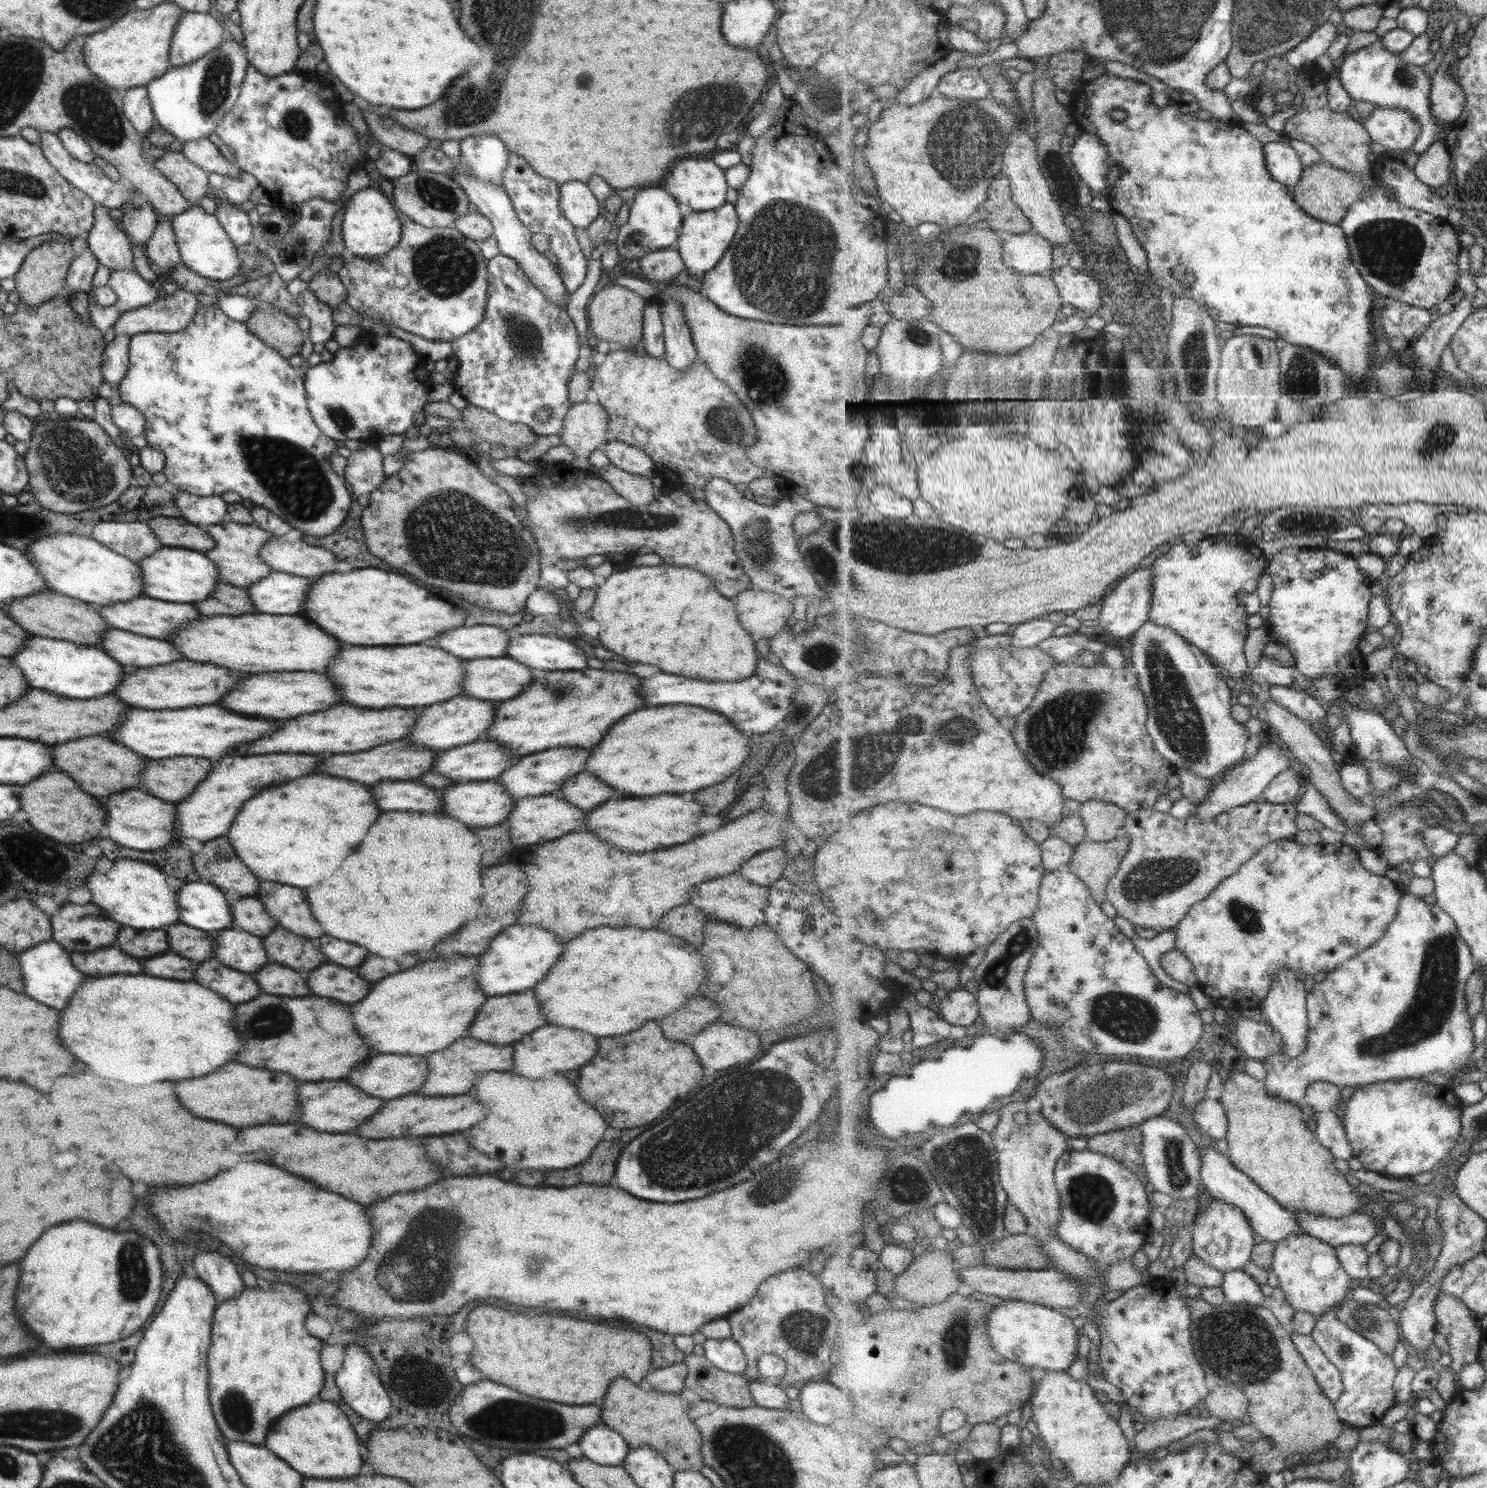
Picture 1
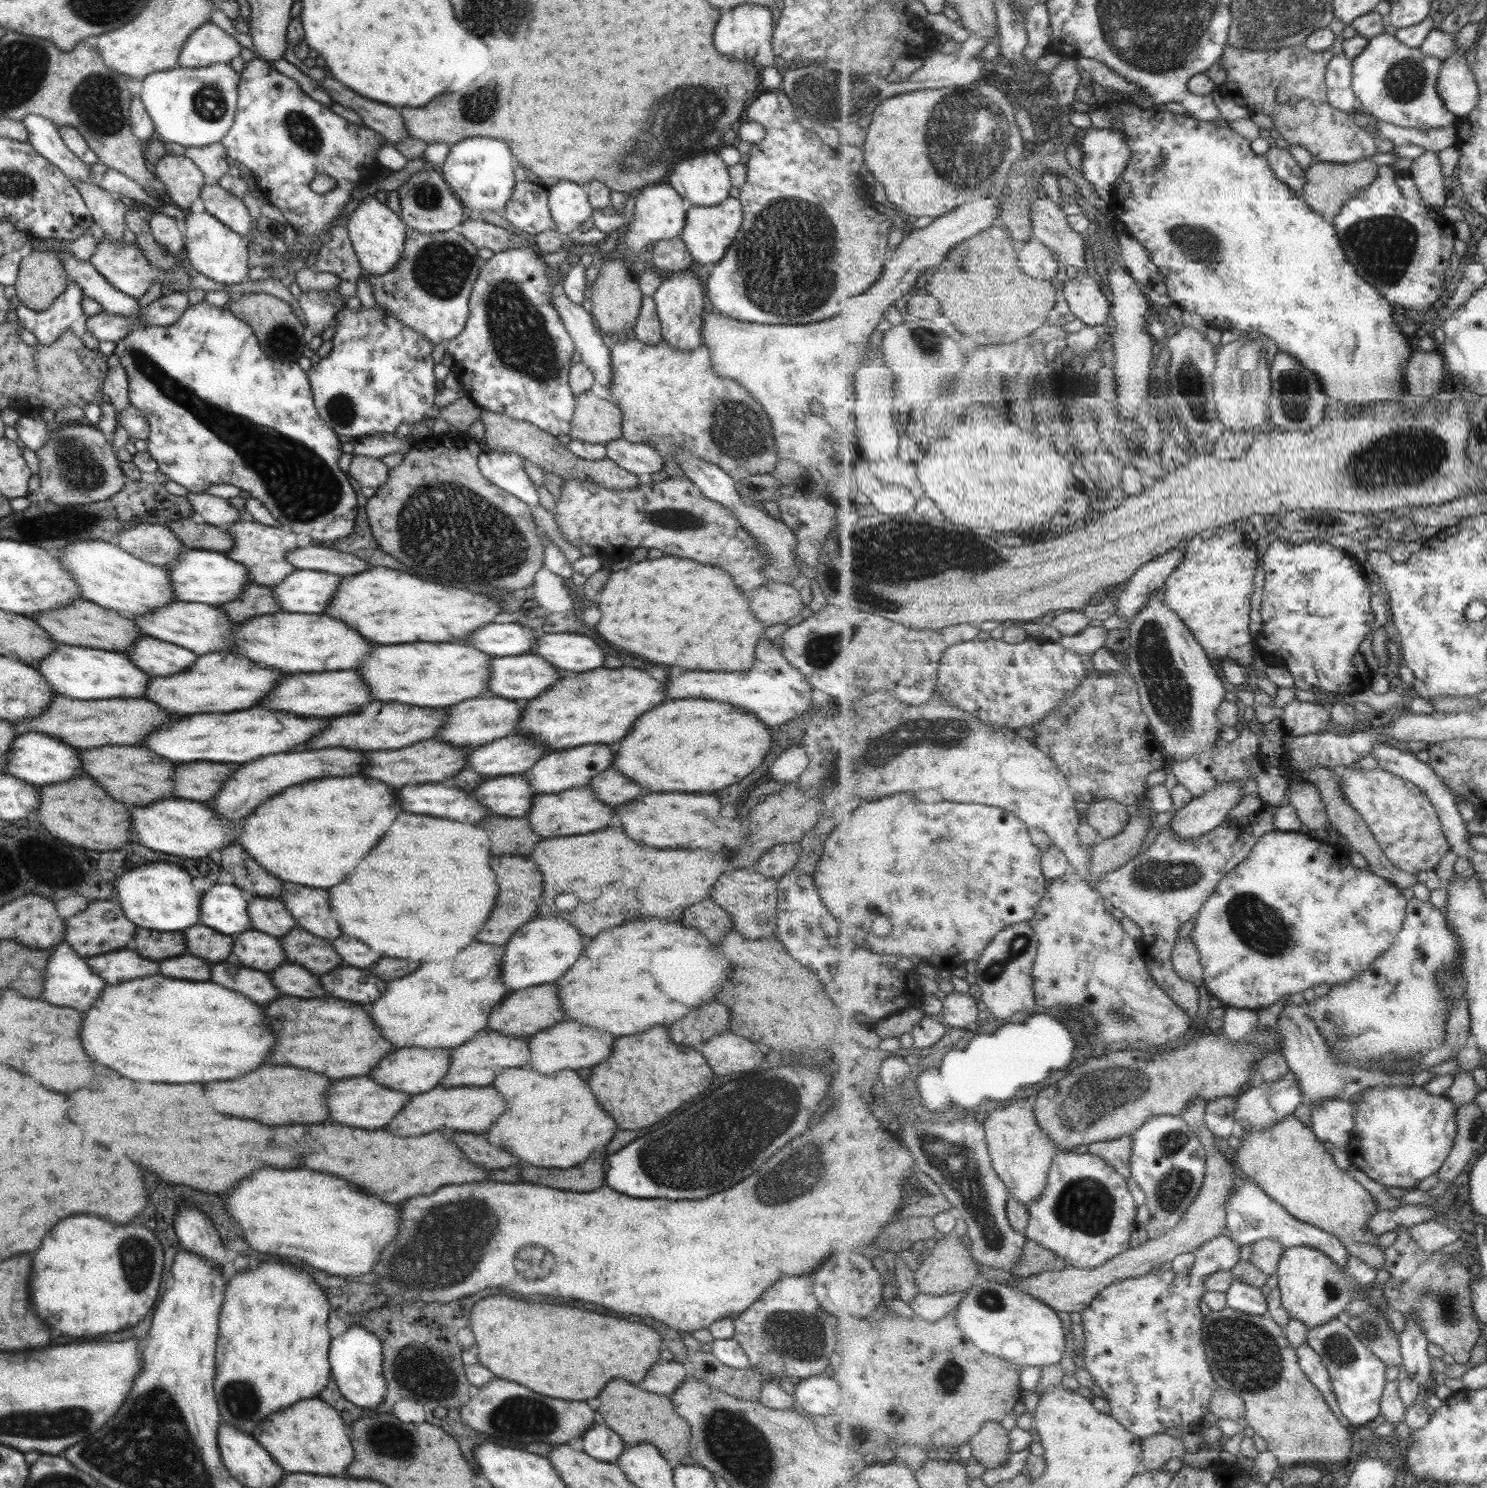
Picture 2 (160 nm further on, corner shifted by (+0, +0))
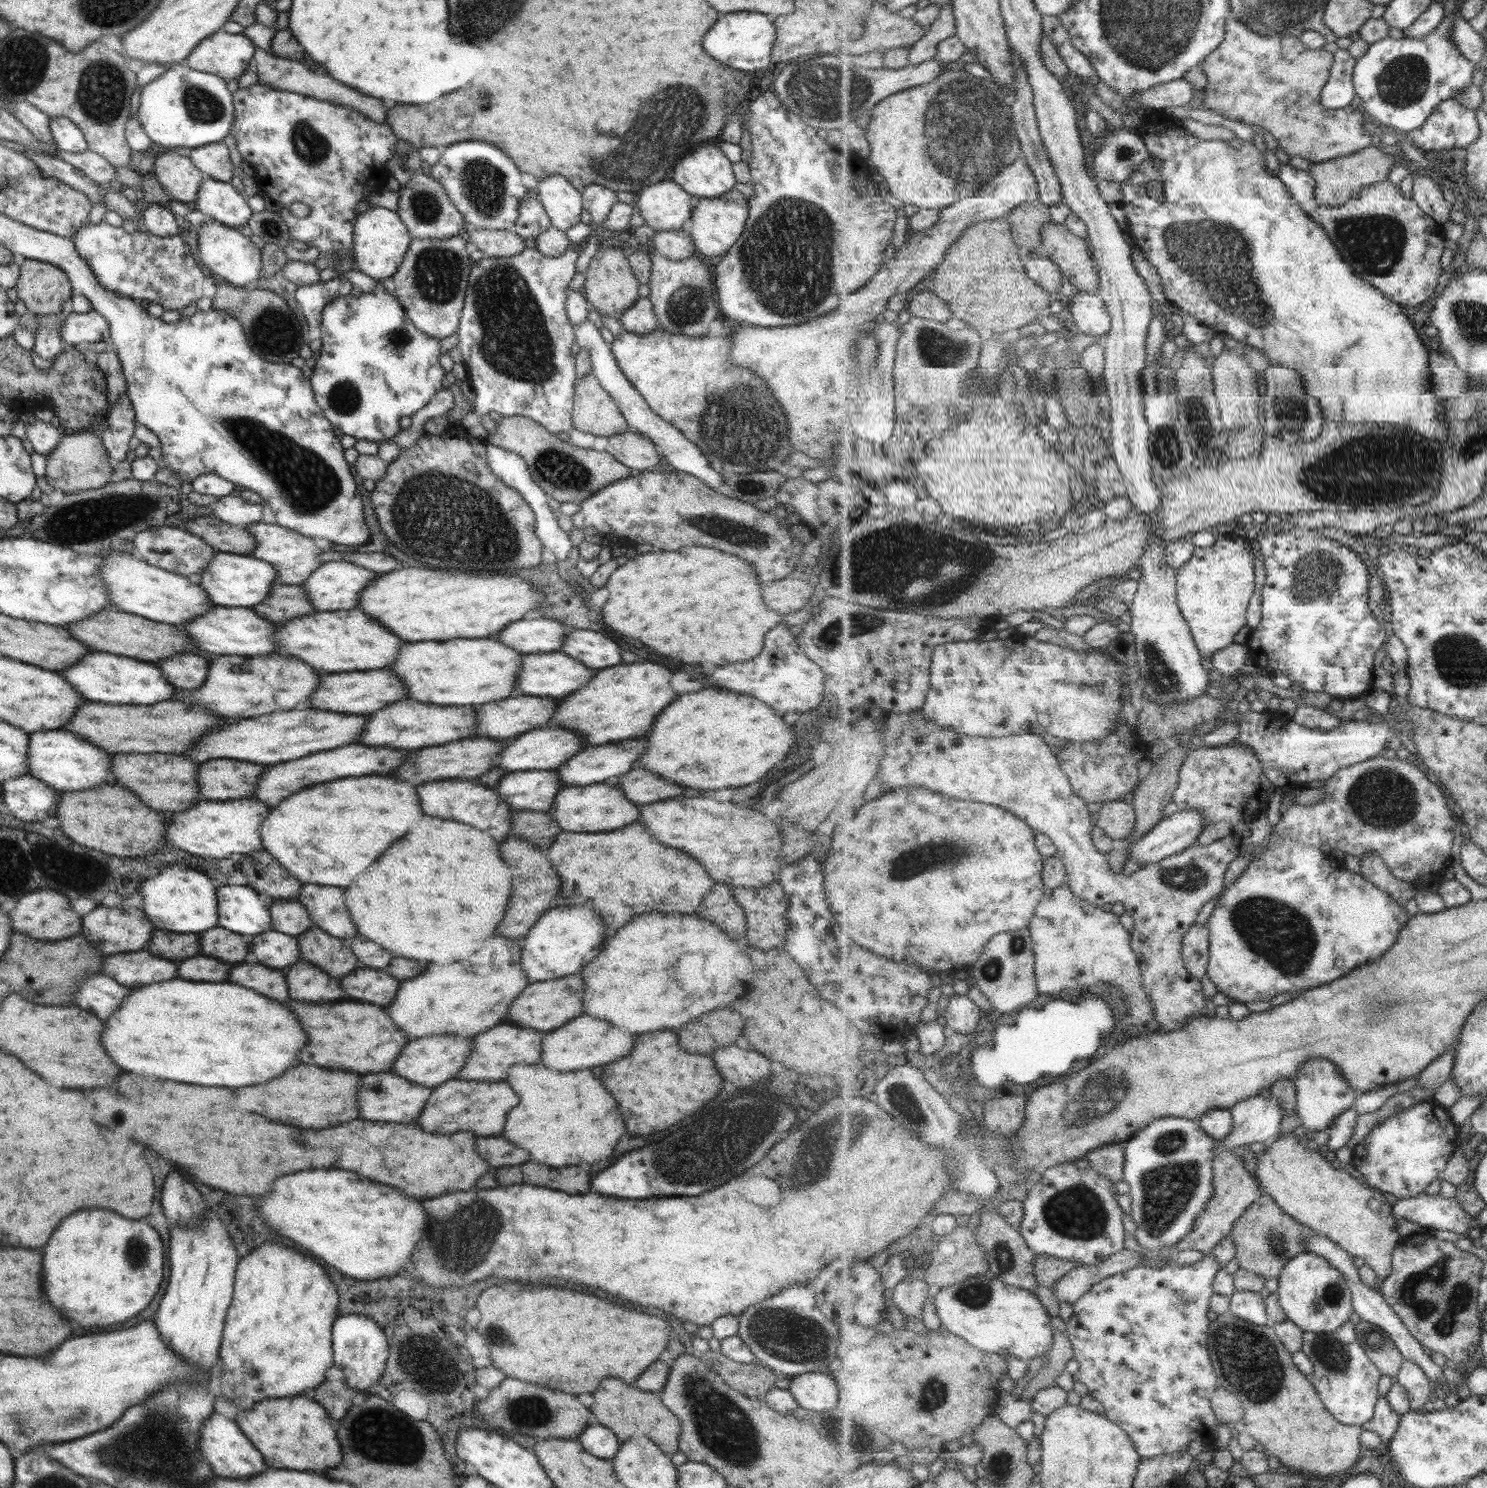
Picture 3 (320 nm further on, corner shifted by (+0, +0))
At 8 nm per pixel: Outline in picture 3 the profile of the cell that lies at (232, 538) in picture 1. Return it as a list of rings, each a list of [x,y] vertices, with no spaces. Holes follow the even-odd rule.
[[[255,523],[245,530],[255,538],[255,549],[251,558],[265,561],[274,566],[276,581],[289,586],[301,586],[309,575],[320,565],[319,555],[321,550],[315,547],[311,538],[287,530],[277,524]]]

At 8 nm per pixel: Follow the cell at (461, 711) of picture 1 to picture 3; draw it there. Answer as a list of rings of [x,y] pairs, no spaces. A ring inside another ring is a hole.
[[[514,694],[503,700],[476,706],[476,710],[479,710],[479,712],[476,712],[476,718],[479,722],[477,722],[477,728],[474,728],[474,734],[479,734],[486,739],[503,741],[511,740],[511,738],[515,738],[523,732],[541,728],[551,718],[551,712],[555,712],[555,700],[557,699]]]

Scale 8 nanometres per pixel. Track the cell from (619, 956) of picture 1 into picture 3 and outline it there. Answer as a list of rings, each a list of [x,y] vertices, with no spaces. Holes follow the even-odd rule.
[[[665,914],[665,916],[635,916],[629,924],[619,928],[609,938],[605,950],[589,961],[579,974],[585,982],[583,1008],[587,1016],[603,1018],[631,1034],[681,1028],[697,1016],[727,1006],[733,1002],[753,978],[753,964],[745,956],[737,940],[727,938],[718,926],[707,919],[693,918],[693,914]]]

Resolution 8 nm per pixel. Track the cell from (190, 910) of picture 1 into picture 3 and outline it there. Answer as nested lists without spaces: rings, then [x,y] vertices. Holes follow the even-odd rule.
[[[223,885],[216,888],[217,926],[241,936],[255,936],[272,928],[269,900],[249,885]]]

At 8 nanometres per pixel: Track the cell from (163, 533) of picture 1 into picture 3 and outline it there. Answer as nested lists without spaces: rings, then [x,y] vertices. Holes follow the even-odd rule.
[[[209,514],[185,525],[184,532],[201,538],[214,553],[230,553],[250,556],[255,549],[255,538],[243,528],[227,526]]]

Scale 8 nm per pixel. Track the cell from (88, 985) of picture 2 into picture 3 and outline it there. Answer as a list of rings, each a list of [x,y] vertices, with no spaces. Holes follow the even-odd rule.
[[[93,976],[76,988],[75,1006],[95,1014],[99,1020],[107,1020],[130,991],[110,976]]]

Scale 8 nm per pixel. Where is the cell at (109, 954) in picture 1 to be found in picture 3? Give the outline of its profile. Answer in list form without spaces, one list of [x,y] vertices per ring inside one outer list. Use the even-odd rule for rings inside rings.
[[[147,950],[107,955],[102,962],[100,974],[107,974],[121,986],[130,989],[178,978],[176,963],[157,958]]]

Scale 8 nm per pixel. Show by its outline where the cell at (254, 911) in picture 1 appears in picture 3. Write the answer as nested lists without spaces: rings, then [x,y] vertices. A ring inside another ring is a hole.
[[[269,900],[268,911],[274,931],[296,937],[311,928],[312,918],[297,900]]]

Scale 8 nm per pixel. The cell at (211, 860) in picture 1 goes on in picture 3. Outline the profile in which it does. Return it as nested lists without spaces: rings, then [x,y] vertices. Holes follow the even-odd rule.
[[[253,851],[237,857],[238,870],[248,879],[248,884],[255,892],[268,900],[295,900],[303,883],[292,877],[270,854],[265,851]]]

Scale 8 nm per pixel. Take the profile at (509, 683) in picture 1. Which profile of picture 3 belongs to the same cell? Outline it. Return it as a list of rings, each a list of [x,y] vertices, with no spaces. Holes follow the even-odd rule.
[[[551,652],[542,654],[527,654],[521,657],[520,669],[515,683],[515,694],[531,695],[534,697],[549,697],[561,700],[565,696],[573,694],[575,690],[583,688],[597,670],[585,666],[581,662],[575,662],[573,658],[561,654],[561,652]]]

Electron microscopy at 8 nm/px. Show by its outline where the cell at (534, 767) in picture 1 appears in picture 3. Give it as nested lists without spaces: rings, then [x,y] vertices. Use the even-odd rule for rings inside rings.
[[[627,740],[619,744],[605,744],[603,746],[585,746],[575,756],[568,758],[553,772],[558,776],[559,782],[565,787],[580,787],[595,783],[613,782],[619,776],[627,774],[637,758],[643,754],[647,742],[645,740]]]

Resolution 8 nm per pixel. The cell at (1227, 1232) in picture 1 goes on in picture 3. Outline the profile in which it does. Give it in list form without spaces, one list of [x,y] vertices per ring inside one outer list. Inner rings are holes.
[[[1206,1253],[1203,1260],[1193,1263],[1191,1266],[1181,1266],[1175,1260],[1154,1260],[1139,1264],[1125,1272],[1103,1279],[1100,1284],[1093,1285],[1093,1289],[1089,1293],[1075,1302],[1072,1317],[1067,1321],[1068,1335],[1074,1350],[1074,1360],[1078,1361],[1080,1365],[1077,1372],[1078,1381],[1086,1386],[1088,1394],[1093,1395],[1099,1402],[1103,1403],[1106,1417],[1111,1419],[1111,1422],[1118,1423],[1119,1426],[1123,1427],[1123,1430],[1127,1431],[1142,1458],[1186,1452],[1189,1444],[1197,1438],[1201,1438],[1206,1444],[1213,1445],[1215,1438],[1217,1438],[1215,1428],[1221,1422],[1212,1406],[1212,1396],[1217,1390],[1219,1380],[1217,1380],[1217,1374],[1213,1370],[1214,1366],[1211,1364],[1211,1358],[1209,1358],[1207,1344],[1209,1344],[1210,1334],[1209,1310],[1211,1297],[1214,1296],[1211,1293],[1211,1286],[1219,1269],[1221,1269],[1220,1264],[1212,1253]]]

